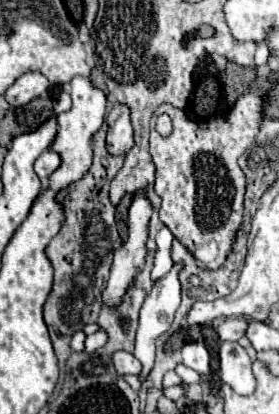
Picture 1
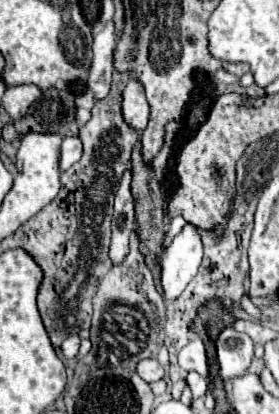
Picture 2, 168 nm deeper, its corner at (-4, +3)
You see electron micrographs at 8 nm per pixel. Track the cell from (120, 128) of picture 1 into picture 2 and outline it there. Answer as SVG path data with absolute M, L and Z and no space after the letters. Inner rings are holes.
M130 78L124 90L124 100L122 100L122 112L126 122L130 122L130 126L134 126L138 132L142 132L148 124L148 116L150 116L150 106L144 94L144 86L136 80Z

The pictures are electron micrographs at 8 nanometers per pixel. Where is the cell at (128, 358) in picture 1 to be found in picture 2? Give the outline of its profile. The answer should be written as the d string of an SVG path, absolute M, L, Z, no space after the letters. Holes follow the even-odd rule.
M142 360L138 364L138 374L146 382L156 382L156 380L162 380L164 378L164 368L156 360Z

